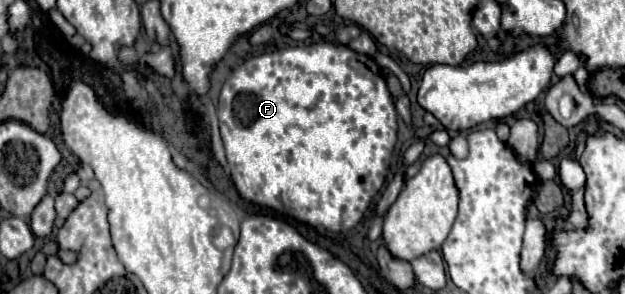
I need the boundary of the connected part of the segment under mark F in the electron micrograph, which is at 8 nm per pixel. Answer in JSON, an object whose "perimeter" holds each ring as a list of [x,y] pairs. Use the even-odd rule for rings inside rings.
{"perimeter":[[[323,41],[323,43],[315,43],[315,45],[307,45],[307,47],[289,47],[289,49],[279,49],[273,53],[259,55],[259,57],[251,57],[239,69],[235,69],[231,73],[231,77],[225,81],[217,107],[219,107],[219,113],[217,113],[219,127],[221,127],[223,145],[225,145],[227,165],[231,169],[231,179],[233,179],[237,191],[241,193],[241,197],[245,197],[251,203],[275,209],[283,215],[289,215],[289,217],[309,223],[313,227],[325,227],[329,231],[345,231],[359,223],[359,219],[367,211],[371,199],[383,185],[383,179],[387,175],[387,167],[391,161],[391,153],[393,153],[395,141],[397,141],[397,111],[393,105],[393,97],[387,89],[385,77],[381,73],[381,67],[373,59],[355,53],[347,45]]]}

